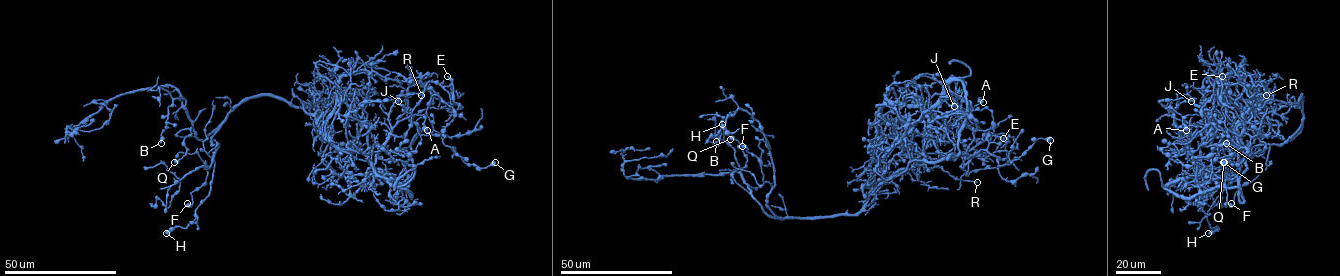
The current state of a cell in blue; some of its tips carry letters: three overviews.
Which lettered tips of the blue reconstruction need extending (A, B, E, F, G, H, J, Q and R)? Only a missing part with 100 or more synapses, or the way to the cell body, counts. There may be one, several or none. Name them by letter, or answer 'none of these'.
none of these

